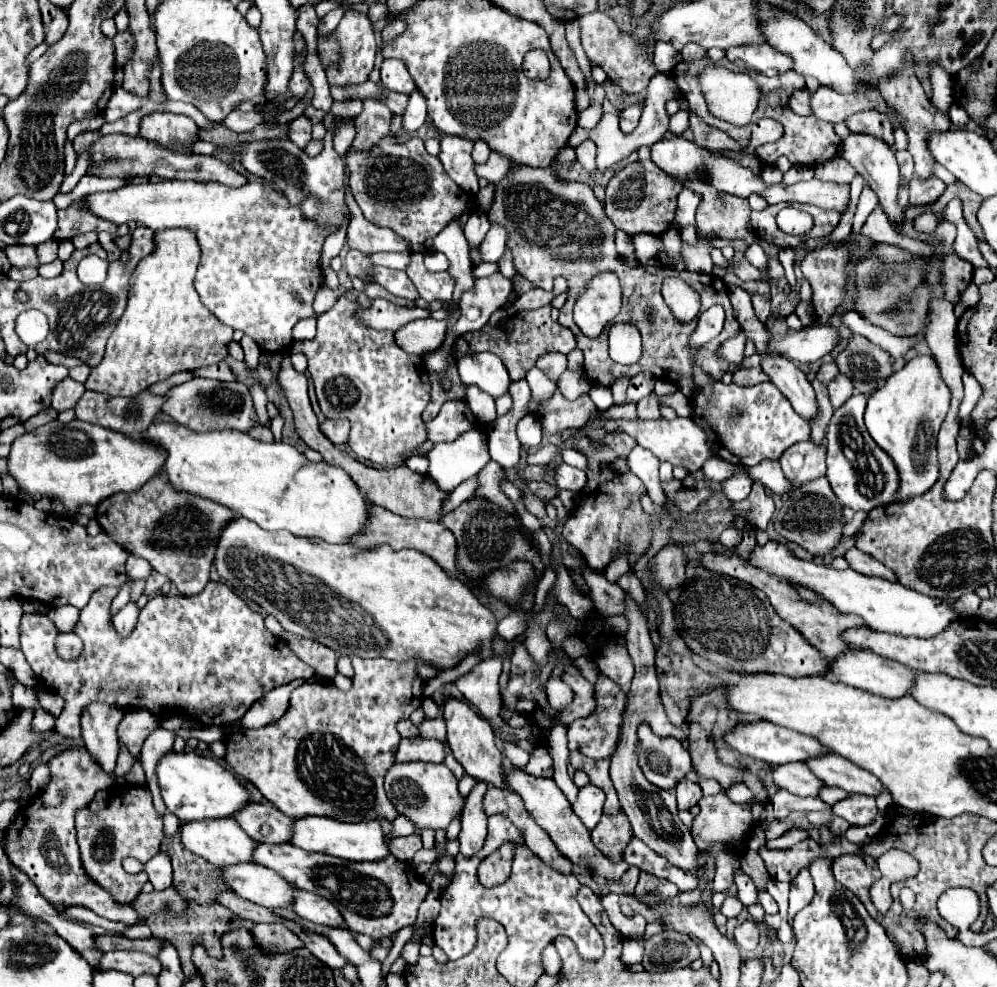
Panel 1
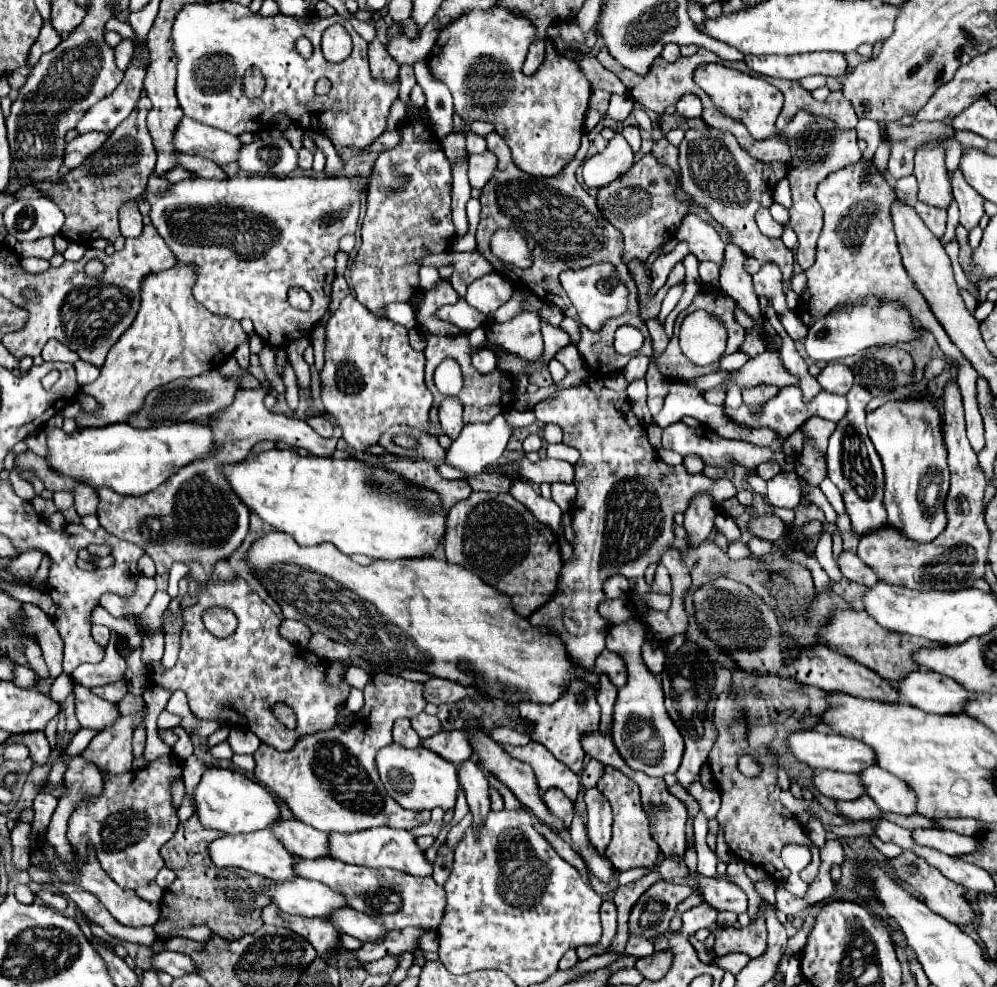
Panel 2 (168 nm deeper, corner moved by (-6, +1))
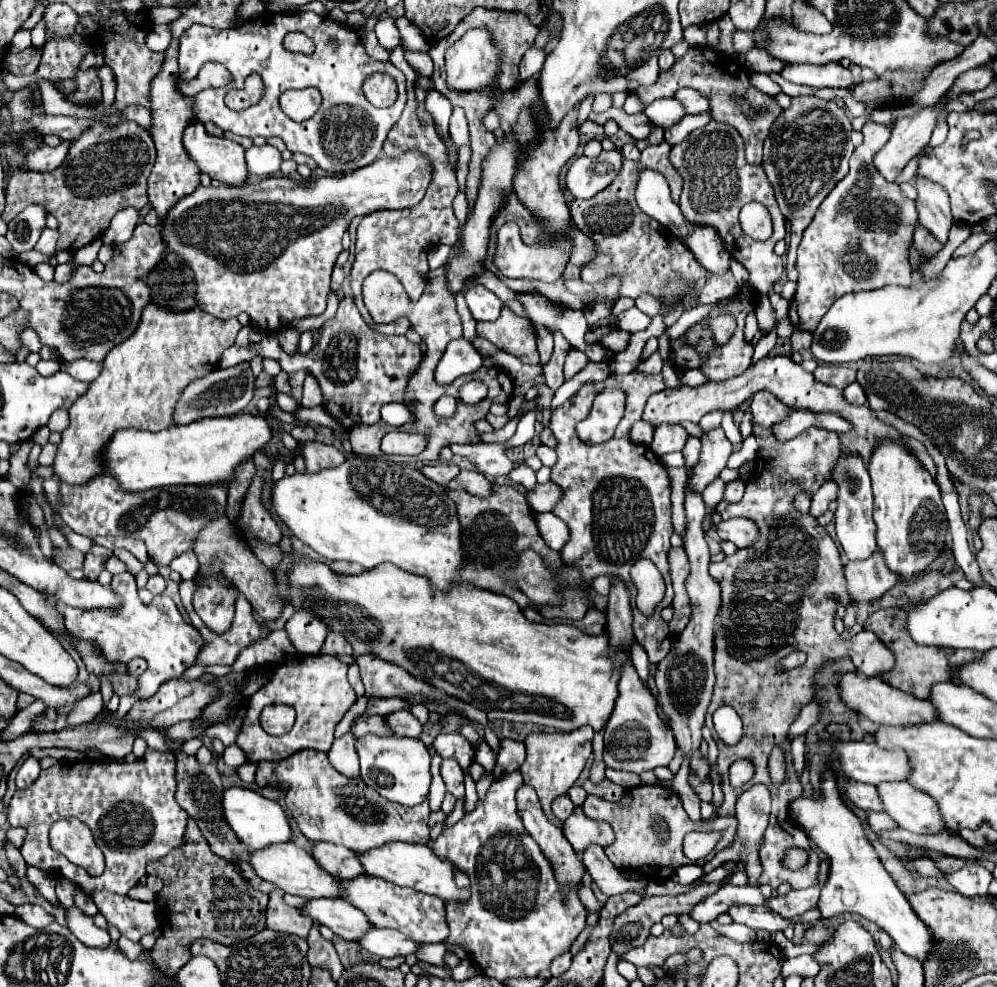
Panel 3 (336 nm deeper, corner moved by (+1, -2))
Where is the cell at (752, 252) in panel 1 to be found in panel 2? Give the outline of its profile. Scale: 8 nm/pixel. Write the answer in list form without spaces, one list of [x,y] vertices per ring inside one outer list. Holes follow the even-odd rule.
[[[766,263],[756,275],[754,275],[754,293],[758,297],[772,297],[774,309],[778,315],[782,315],[786,307],[786,294],[782,289],[782,273],[774,263]]]

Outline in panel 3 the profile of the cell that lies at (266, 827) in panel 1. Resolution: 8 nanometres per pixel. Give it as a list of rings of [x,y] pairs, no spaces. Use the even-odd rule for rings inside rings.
[[[311,842],[311,856],[321,868],[325,868],[325,872],[339,878],[355,878],[365,872],[357,856],[345,846],[331,842]]]

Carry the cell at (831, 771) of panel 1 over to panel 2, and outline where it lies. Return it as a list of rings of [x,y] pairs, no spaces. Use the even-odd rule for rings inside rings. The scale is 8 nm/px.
[[[878,765],[868,767],[860,773],[866,793],[882,811],[892,811],[900,815],[916,815],[916,793],[900,777],[880,769]]]

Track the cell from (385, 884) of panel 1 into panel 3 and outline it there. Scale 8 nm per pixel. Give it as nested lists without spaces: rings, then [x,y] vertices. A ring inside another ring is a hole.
[[[361,874],[361,878],[349,880],[337,878],[337,884],[341,886],[341,898],[357,906],[373,926],[395,928],[417,942],[443,942],[449,934],[445,922],[445,906],[441,898],[433,898],[431,894],[423,894],[413,888],[401,888],[393,882],[369,874]]]

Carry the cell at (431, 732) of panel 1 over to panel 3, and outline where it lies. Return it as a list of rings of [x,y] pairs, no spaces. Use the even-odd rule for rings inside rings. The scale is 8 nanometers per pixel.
[[[401,710],[401,712],[393,712],[387,716],[387,722],[391,726],[391,730],[397,736],[409,736],[409,738],[421,738],[423,732],[423,724],[409,712],[409,710]]]

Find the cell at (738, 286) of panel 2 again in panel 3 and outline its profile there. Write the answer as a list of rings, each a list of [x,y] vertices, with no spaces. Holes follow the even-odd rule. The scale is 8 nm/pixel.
[[[693,226],[689,234],[689,250],[695,254],[697,262],[713,276],[723,276],[729,272],[731,254],[725,250],[721,238],[707,226]]]

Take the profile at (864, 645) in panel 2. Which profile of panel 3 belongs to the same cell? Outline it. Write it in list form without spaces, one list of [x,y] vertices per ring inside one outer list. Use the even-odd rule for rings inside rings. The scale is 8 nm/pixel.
[[[887,608],[887,610],[877,610],[873,612],[865,626],[865,630],[871,630],[877,634],[877,638],[895,654],[895,666],[891,672],[883,672],[881,678],[891,684],[893,688],[899,688],[907,694],[913,694],[915,698],[927,698],[929,696],[929,688],[935,682],[945,682],[945,680],[953,680],[959,684],[959,680],[955,678],[955,670],[963,664],[969,662],[969,658],[973,660],[979,652],[973,650],[953,650],[953,648],[939,648],[939,646],[919,646],[915,644],[909,634],[905,632],[905,610],[903,608]]]

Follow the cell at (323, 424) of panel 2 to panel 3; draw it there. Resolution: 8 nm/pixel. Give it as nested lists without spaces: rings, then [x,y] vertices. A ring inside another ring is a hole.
[[[295,424],[293,426],[293,430],[291,430],[291,436],[299,442],[299,440],[311,440],[311,438],[315,438],[315,430],[311,428],[311,426],[307,426],[307,424]]]

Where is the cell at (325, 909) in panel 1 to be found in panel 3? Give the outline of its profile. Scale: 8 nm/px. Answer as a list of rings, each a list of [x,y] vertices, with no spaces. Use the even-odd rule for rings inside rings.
[[[371,926],[359,940],[359,946],[363,946],[367,952],[379,956],[379,958],[393,958],[393,956],[407,956],[417,950],[417,942],[411,938],[405,938],[401,932],[391,928],[375,928]]]

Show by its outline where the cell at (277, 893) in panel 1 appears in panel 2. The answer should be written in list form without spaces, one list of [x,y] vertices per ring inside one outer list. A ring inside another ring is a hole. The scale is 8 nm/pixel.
[[[298,877],[288,883],[272,883],[264,887],[264,893],[288,915],[320,917],[328,919],[332,911],[348,907],[344,895],[332,891],[324,883]]]

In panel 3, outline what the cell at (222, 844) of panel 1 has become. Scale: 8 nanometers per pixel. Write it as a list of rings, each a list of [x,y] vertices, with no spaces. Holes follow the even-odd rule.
[[[281,842],[281,844],[265,846],[261,850],[251,850],[249,864],[253,866],[255,874],[261,880],[275,884],[287,894],[295,894],[303,898],[339,898],[341,896],[337,888],[337,880],[331,874],[327,874],[323,868],[319,868],[317,862],[313,862],[313,858],[295,842]]]

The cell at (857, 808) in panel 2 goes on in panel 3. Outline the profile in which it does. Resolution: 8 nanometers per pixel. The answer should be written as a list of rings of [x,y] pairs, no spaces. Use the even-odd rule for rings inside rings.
[[[867,812],[867,822],[869,822],[869,826],[871,826],[873,832],[897,828],[897,824],[885,812]]]

